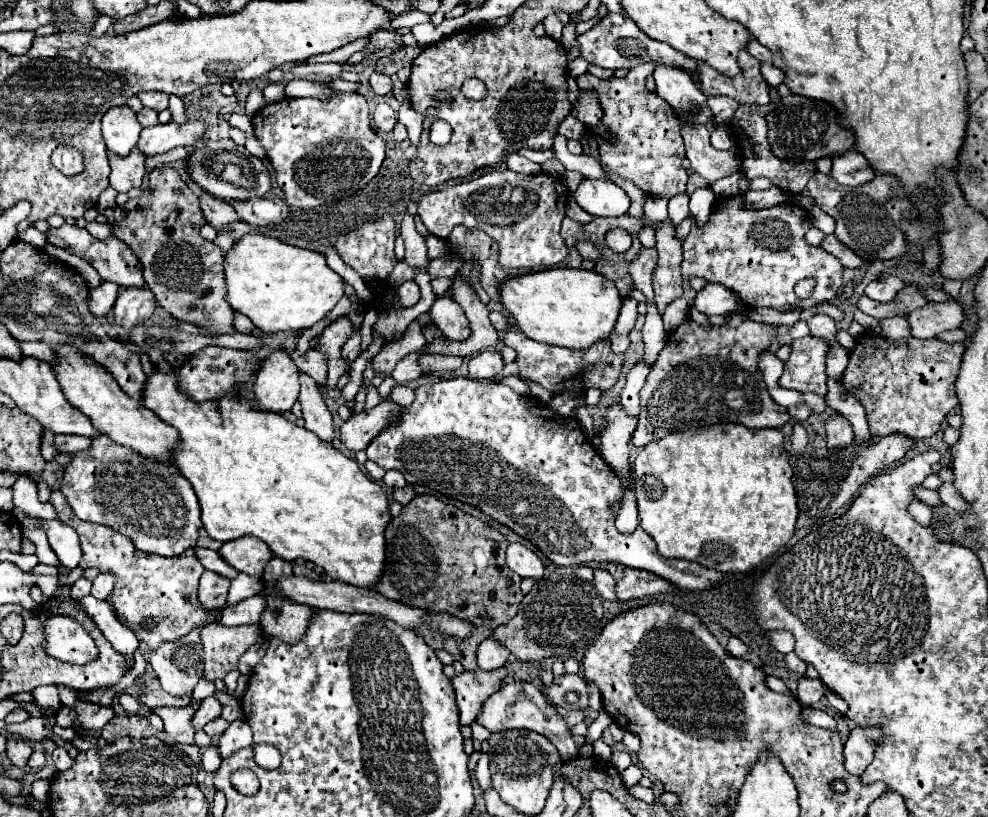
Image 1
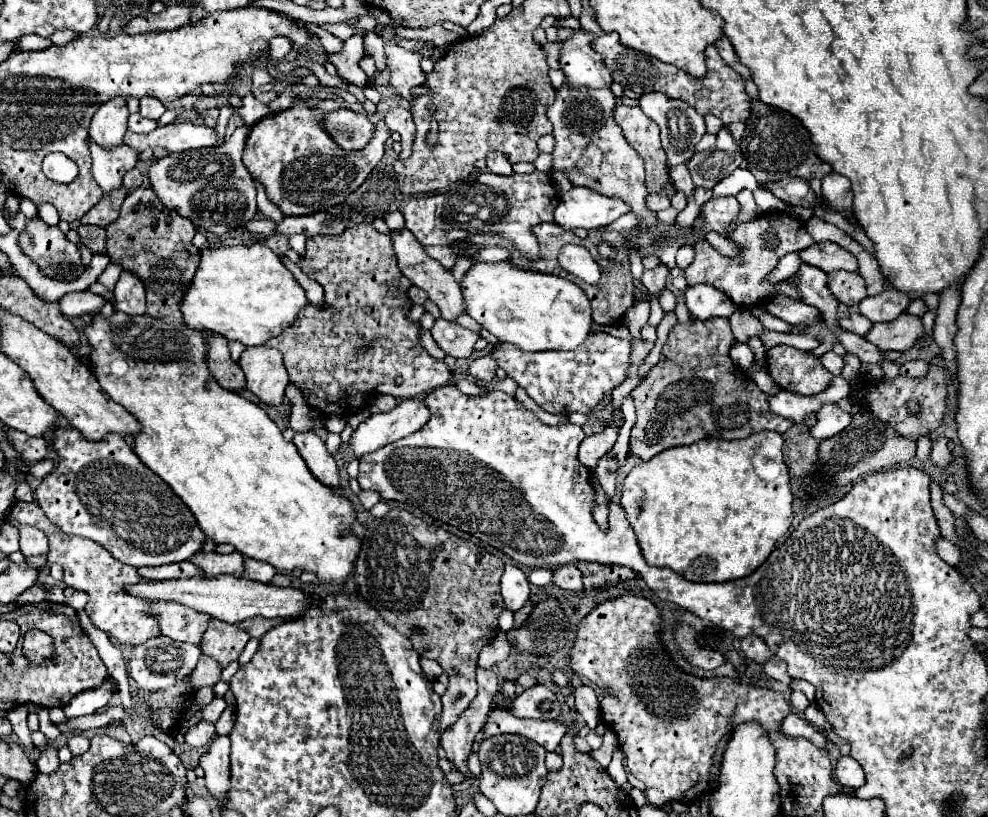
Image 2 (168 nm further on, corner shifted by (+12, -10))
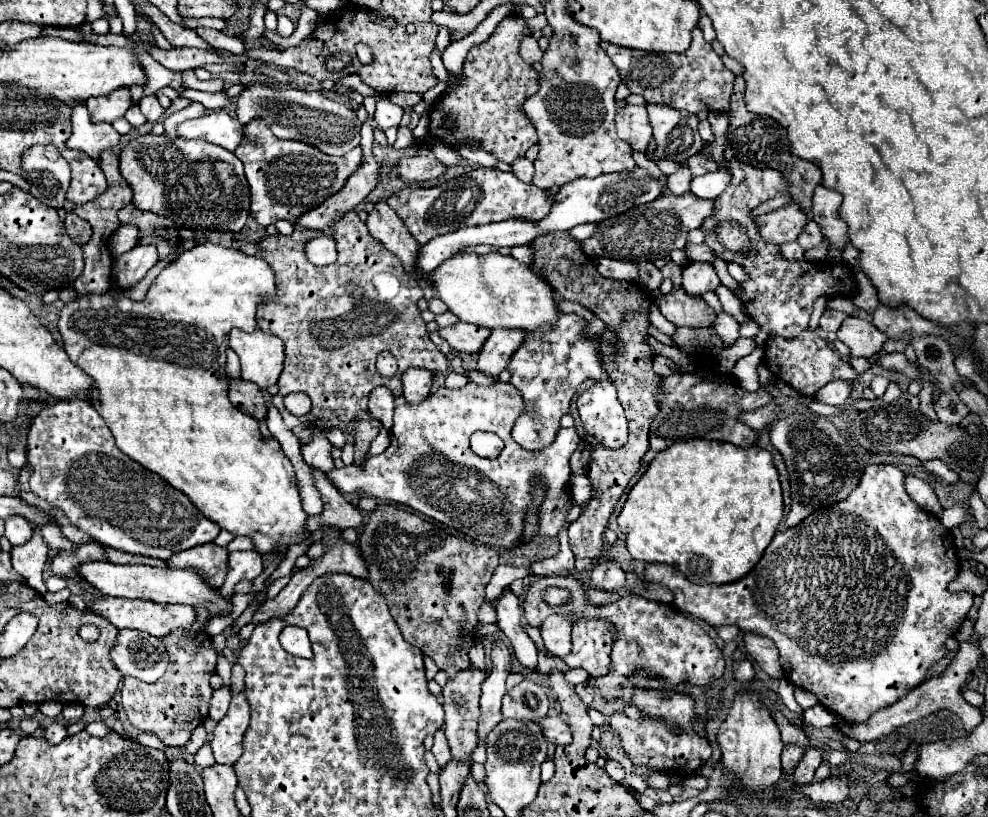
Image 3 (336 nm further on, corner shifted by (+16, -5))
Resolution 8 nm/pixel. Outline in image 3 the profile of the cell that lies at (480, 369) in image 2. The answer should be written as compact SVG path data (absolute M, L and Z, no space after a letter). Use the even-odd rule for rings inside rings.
M496 328L492 330L490 338L486 340L484 348L478 354L478 370L498 378L502 370L506 370L510 356L522 346L526 338L524 330L508 330L508 328Z

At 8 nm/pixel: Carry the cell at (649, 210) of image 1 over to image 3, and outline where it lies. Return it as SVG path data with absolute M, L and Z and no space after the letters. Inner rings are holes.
M646 106L654 138L658 142L656 158L674 160L686 164L690 156L704 148L704 140L698 136L698 118L688 112L672 110L670 106Z

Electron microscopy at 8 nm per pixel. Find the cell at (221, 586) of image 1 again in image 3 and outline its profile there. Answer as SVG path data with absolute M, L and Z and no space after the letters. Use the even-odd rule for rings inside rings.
M100 596L96 600L92 600L90 604L86 604L88 612L94 612L106 620L110 620L118 630L128 628L128 630L142 630L148 632L152 636L162 638L164 634L170 634L176 628L188 628L192 626L196 612L192 610L192 606L184 606L184 604L174 604L174 606L162 606L158 602L144 602L144 600L128 600L128 598L108 598L108 596Z

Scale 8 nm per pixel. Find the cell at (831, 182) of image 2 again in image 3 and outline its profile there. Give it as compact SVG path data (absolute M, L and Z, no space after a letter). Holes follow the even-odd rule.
M820 184L816 188L814 200L812 200L814 222L820 226L822 234L828 238L828 242L834 248L844 250L848 244L848 236L846 236L846 226L840 220L838 208L840 208L840 194L836 194L836 190L828 190Z

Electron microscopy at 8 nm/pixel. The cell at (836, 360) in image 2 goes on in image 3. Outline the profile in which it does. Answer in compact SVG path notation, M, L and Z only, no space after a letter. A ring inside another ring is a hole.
M830 382L828 386L824 386L816 398L820 402L826 402L826 404L844 404L852 394L852 386L846 384L846 382Z

